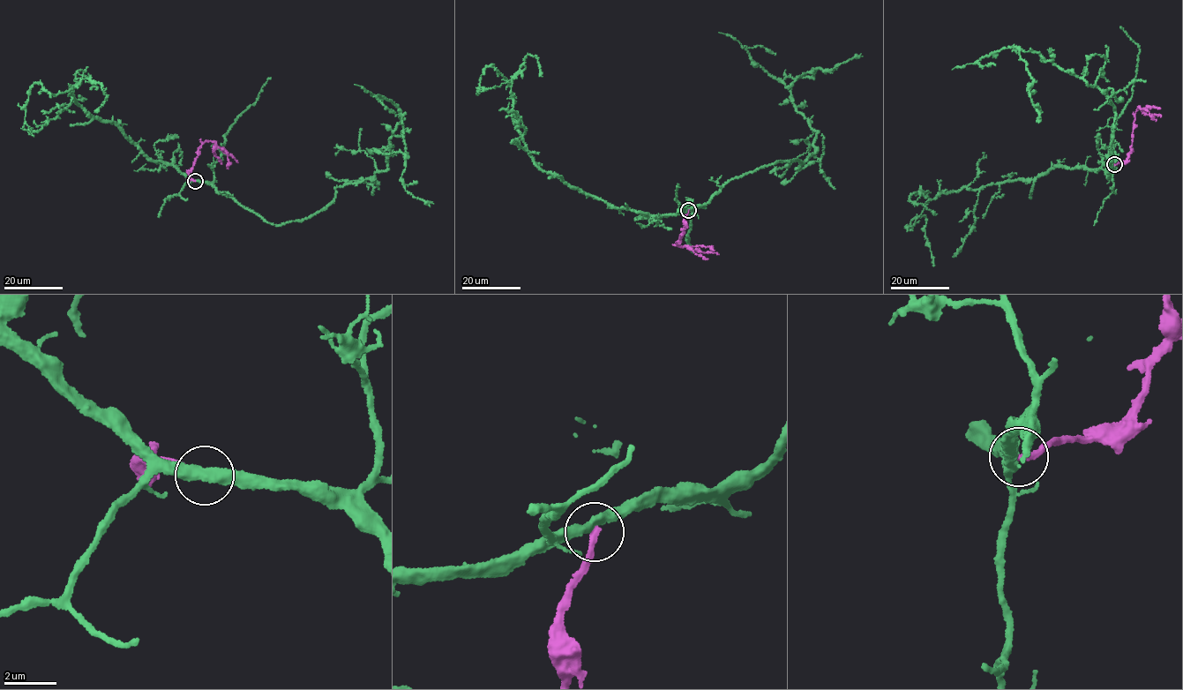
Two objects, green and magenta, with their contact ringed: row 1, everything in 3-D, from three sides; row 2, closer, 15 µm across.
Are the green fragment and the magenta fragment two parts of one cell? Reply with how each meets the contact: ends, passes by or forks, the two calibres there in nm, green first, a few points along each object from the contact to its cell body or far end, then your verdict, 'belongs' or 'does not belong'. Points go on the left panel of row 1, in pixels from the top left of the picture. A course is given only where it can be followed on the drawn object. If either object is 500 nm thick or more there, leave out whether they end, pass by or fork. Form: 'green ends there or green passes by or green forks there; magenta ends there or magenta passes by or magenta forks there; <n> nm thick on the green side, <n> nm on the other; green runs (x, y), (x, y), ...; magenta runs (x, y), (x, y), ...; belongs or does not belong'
green passes by; magenta ends there; 400 nm thick on the green side, 240 nm on the other; green runs (194, 181), (273, 224), (302, 221), (333, 200), (336, 187), (386, 169), (400, 112), (402, 183), (434, 203); magenta runs (194, 181), (188, 178), (198, 148), (206, 141), (214, 143), (237, 161); does not belong

